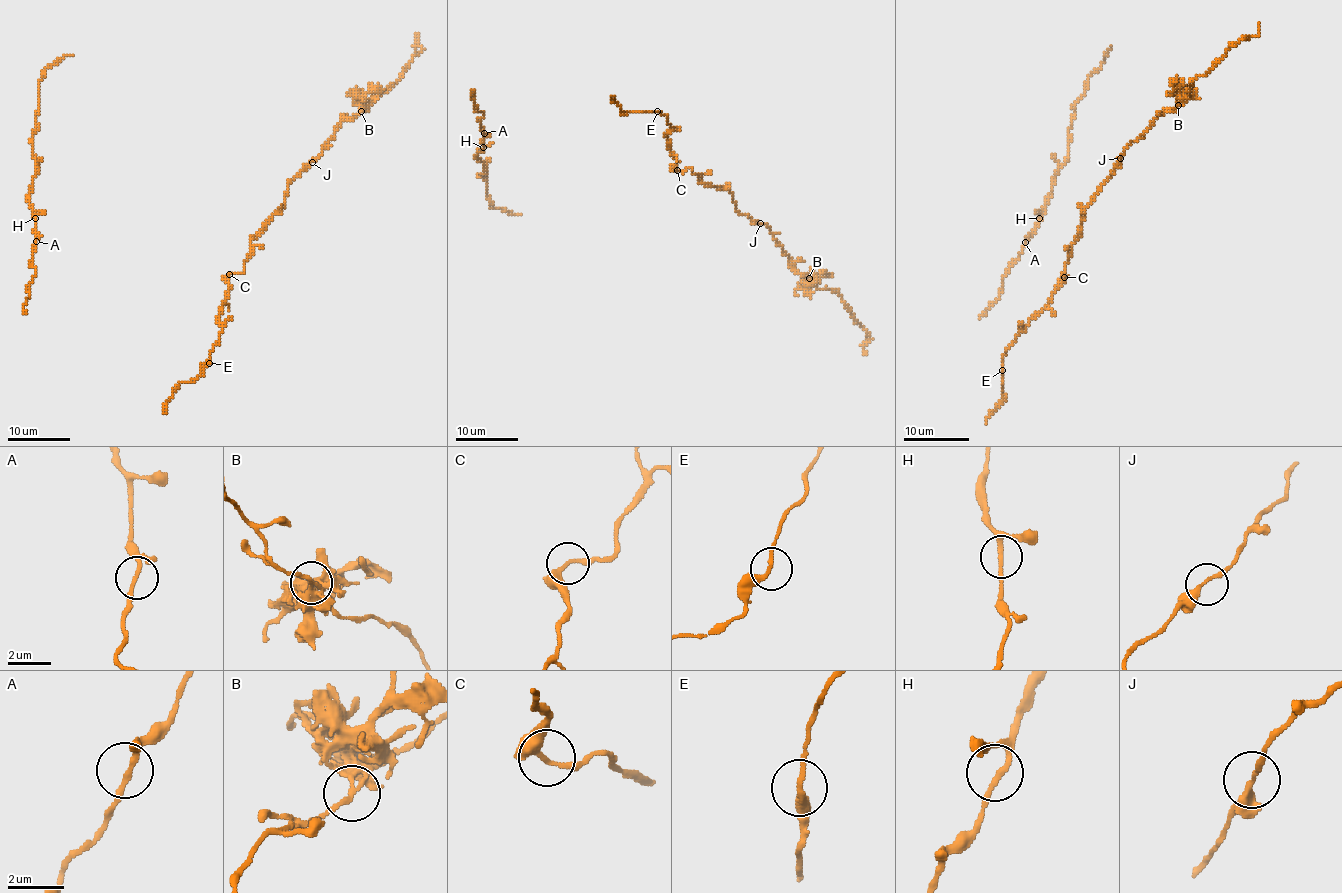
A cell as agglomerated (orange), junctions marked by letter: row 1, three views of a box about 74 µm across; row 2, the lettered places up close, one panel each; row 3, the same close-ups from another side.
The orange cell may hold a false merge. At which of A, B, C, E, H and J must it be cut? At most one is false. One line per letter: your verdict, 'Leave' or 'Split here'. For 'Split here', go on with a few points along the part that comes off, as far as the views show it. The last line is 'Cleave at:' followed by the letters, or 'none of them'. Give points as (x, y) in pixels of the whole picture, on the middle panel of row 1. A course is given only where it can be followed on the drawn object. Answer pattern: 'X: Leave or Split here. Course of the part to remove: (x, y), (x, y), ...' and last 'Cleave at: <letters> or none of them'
A: Leave
B: Split here. Course of the part to remove: (810, 277), (813, 280), (824, 277), (827, 273), (833, 277)
C: Leave
E: Leave
H: Leave
J: Leave
Cleave at: B

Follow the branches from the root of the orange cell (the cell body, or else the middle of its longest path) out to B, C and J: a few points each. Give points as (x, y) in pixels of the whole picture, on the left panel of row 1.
B: (201, 373), (223, 328), (228, 277), (243, 271), (250, 241), (282, 210), (288, 184), (335, 128), (362, 110)
C: (201, 373), (223, 328), (218, 314), (226, 300), (229, 274)
J: (201, 373), (223, 328), (218, 314), (228, 277), (243, 271), (250, 241), (282, 210), (288, 184), (312, 162)

